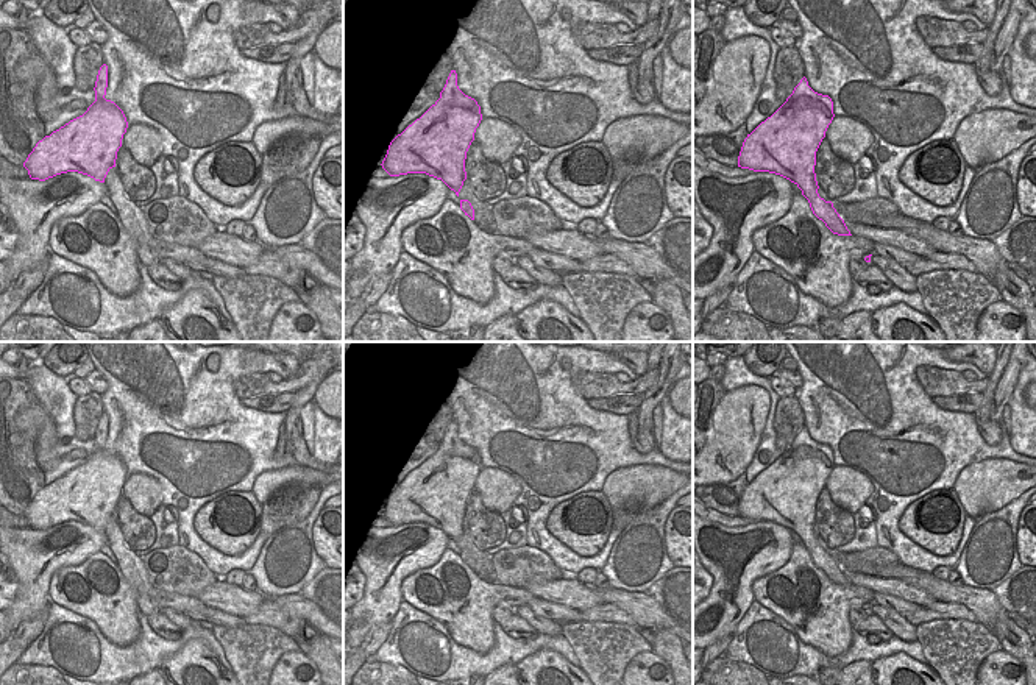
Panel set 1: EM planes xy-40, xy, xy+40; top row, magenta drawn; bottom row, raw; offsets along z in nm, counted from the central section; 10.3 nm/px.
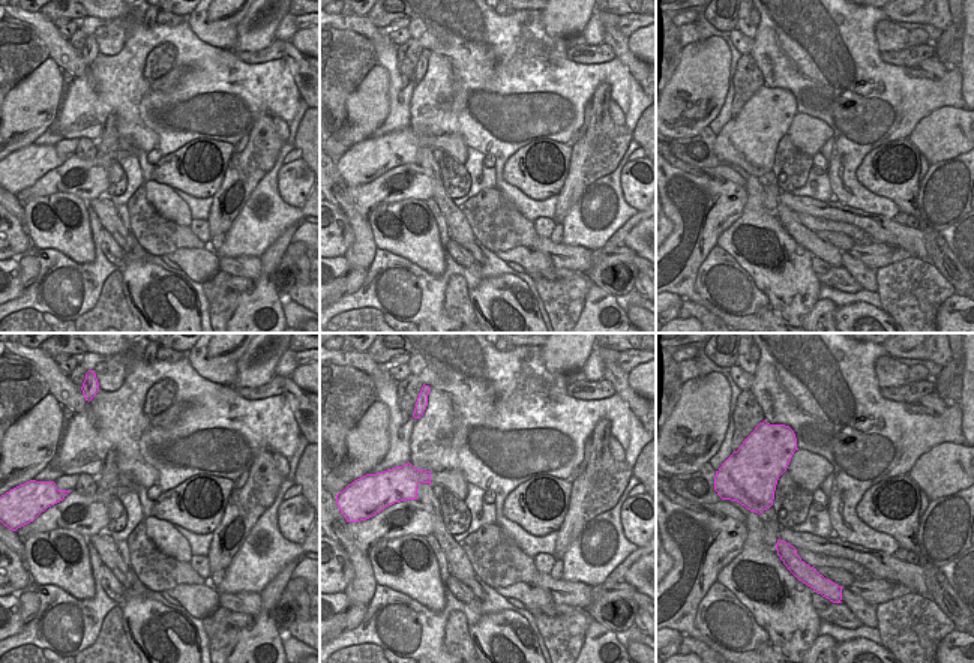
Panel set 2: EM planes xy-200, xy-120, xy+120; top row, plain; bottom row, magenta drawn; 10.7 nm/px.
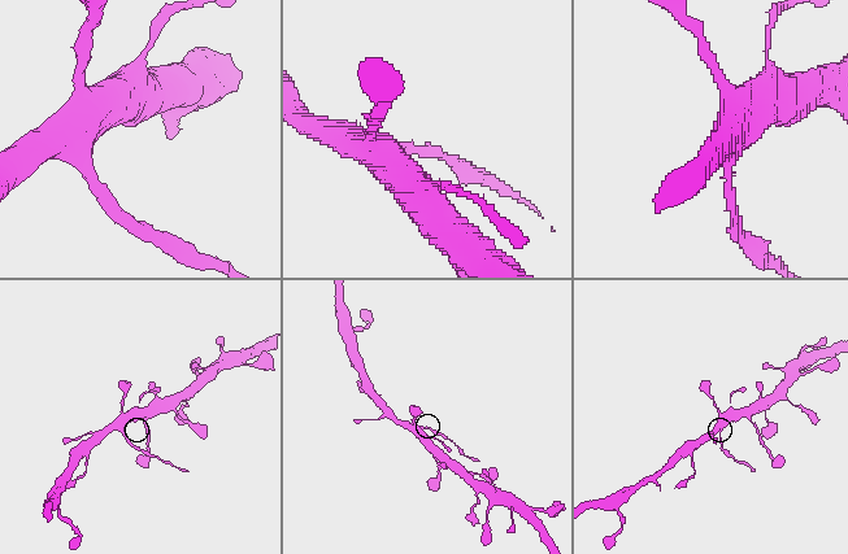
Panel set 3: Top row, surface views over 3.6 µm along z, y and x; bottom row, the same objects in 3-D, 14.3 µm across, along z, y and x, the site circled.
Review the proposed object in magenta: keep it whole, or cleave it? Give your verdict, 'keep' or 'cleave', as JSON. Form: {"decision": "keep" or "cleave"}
{"decision": "cleave"}

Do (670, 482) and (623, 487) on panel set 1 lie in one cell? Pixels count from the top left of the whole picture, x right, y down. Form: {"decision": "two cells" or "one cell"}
{"decision": "one cell"}

